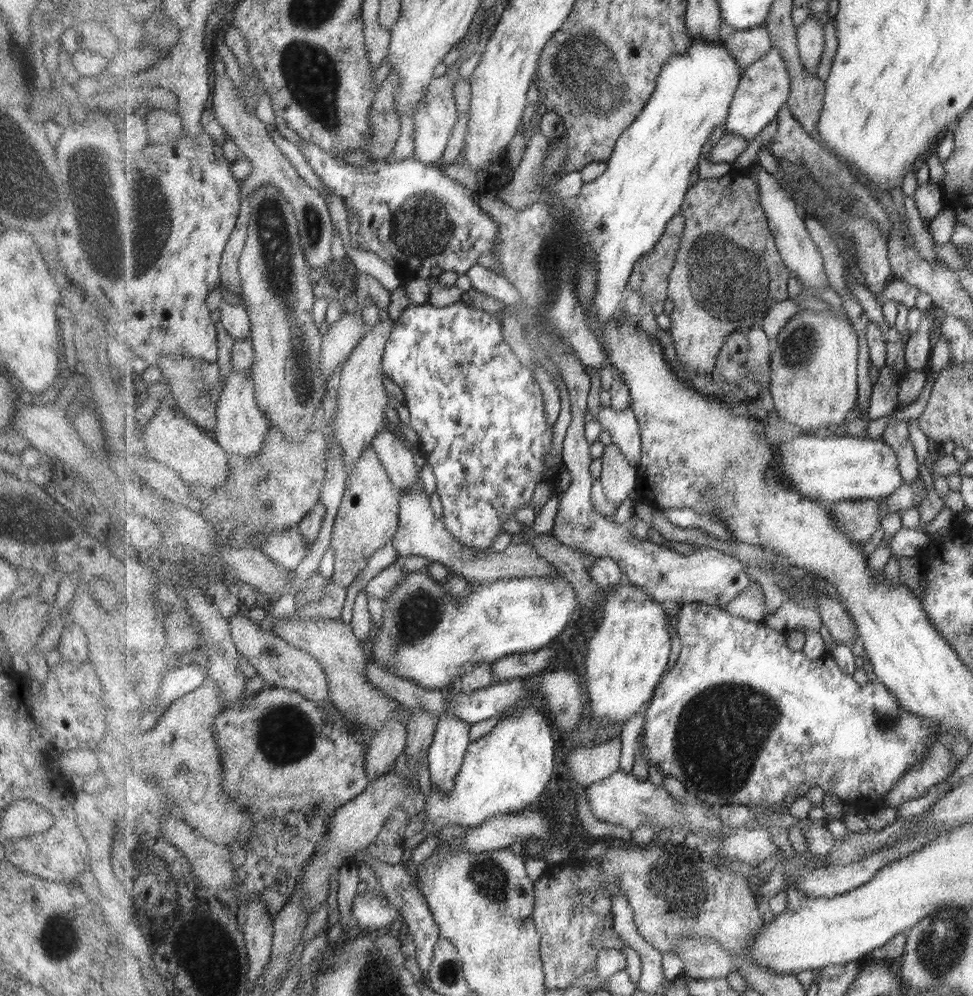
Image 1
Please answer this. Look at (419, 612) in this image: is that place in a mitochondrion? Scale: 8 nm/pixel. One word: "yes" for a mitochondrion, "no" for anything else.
yes

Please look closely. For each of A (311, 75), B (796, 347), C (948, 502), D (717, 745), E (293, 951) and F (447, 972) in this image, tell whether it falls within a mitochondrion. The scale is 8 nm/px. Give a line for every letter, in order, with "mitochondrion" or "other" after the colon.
A: mitochondrion
B: mitochondrion
C: other
D: mitochondrion
E: other
F: mitochondrion

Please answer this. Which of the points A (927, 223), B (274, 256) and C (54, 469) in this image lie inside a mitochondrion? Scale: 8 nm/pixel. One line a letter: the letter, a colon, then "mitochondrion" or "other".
A: other
B: mitochondrion
C: other

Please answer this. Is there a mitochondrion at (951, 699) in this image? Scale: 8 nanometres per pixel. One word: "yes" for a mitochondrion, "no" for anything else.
no

